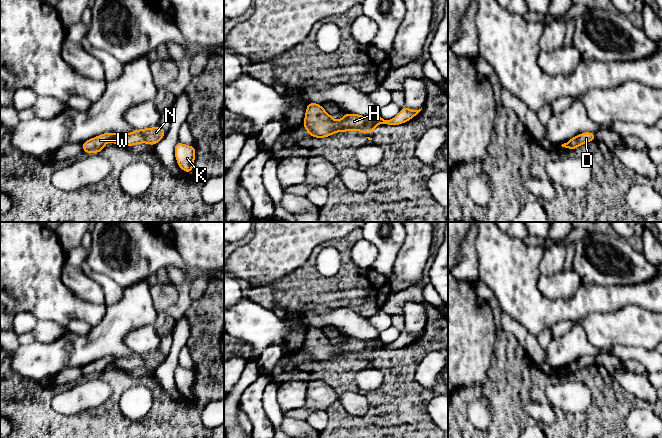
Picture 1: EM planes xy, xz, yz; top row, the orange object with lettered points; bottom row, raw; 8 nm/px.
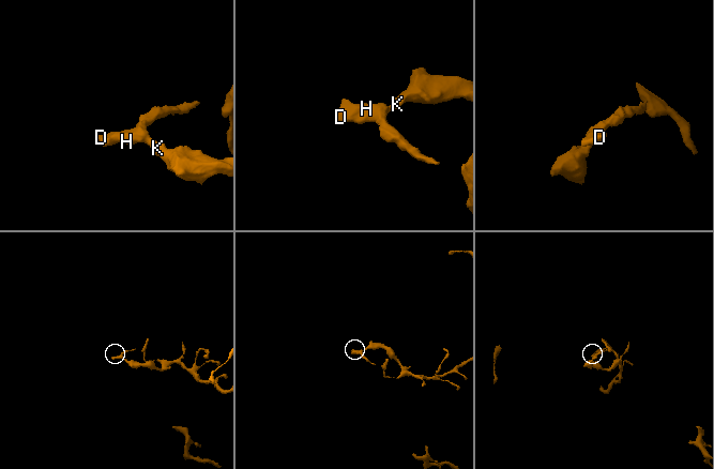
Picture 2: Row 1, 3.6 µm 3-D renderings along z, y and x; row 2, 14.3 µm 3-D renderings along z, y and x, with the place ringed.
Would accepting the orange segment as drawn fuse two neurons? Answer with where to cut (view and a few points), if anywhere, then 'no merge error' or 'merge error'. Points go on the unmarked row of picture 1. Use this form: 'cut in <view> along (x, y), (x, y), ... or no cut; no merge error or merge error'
no cut; no merge error

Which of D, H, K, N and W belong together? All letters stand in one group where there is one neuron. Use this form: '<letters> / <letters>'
D H K N W

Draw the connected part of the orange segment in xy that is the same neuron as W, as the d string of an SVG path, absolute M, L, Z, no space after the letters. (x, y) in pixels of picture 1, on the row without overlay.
M161 350L136 353L128 358L106 356L87 364L80 369L85 378L101 377L108 365L112 365L115 369L121 371L130 371L141 367L147 367L154 371L163 361L165 361L166 357L167 355Z

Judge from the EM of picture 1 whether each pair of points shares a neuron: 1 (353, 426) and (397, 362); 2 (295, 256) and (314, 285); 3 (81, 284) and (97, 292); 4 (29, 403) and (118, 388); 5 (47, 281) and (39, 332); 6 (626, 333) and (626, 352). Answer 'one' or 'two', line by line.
1: one
2: two
3: one
4: one
5: two
6: two

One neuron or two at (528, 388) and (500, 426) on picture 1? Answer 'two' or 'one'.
one

